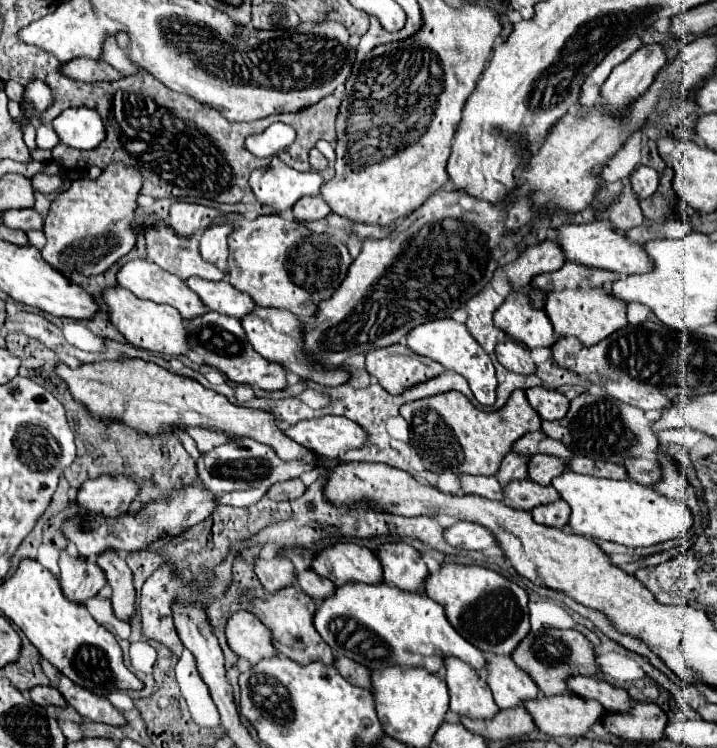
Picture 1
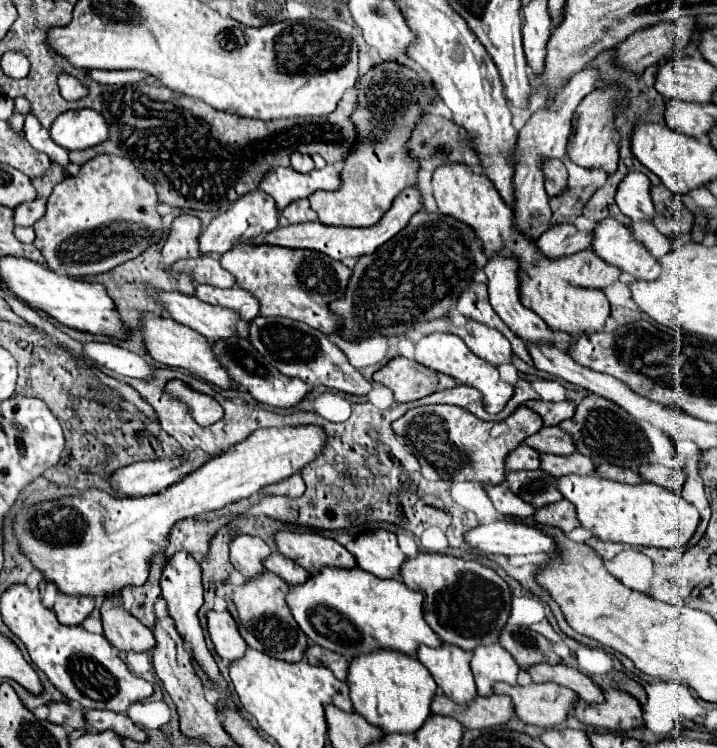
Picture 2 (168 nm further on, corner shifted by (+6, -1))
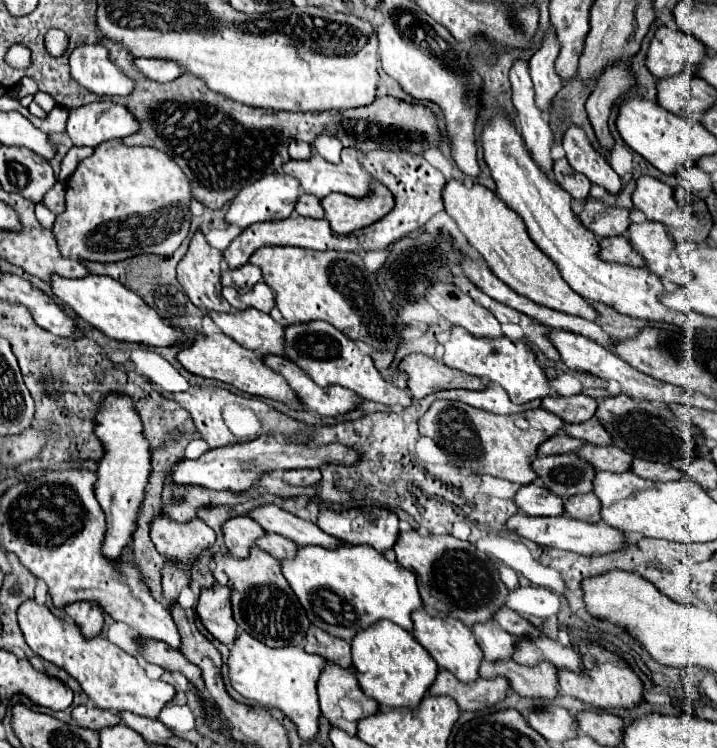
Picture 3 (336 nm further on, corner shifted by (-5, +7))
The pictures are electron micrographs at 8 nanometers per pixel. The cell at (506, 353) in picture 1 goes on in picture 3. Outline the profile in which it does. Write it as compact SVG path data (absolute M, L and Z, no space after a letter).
M431 282L427 286L425 300L453 326L469 330L473 336L499 338L503 336L501 324L483 306L475 304L467 294L463 294L451 282Z

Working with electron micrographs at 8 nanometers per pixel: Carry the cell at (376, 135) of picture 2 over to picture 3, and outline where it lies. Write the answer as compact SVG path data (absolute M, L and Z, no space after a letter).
M377 182L387 196L371 196L371 200L355 200L353 196L329 194L321 200L325 208L325 218L335 234L351 234L359 228L367 228L387 216L393 210L395 198L393 194Z

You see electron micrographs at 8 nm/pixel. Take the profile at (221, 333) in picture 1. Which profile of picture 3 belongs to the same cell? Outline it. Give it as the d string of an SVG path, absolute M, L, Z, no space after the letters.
M265 356L265 364L275 368L275 372L283 374L283 378L299 392L299 400L311 412L319 412L321 416L341 416L361 406L363 398L357 392L347 388L317 386L295 362L289 362L281 356Z

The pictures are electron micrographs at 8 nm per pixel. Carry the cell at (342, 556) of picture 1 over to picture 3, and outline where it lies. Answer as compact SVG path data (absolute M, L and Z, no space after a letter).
M275 504L257 506L247 516L253 518L265 532L281 534L281 536L293 540L297 546L315 544L315 546L323 546L323 548L333 548L333 546L341 544L337 540L331 540L331 536L323 534L317 524L311 524L309 520L301 520L295 514L289 514Z

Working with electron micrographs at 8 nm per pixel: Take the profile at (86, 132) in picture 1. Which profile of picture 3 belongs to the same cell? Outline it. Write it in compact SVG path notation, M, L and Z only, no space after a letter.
M99 100L69 112L67 134L75 146L97 148L101 142L125 138L139 130L137 118L123 104Z

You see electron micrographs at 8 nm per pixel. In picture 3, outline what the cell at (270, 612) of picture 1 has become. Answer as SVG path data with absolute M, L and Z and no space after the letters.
M251 546L247 558L235 558L229 554L213 554L215 570L213 576L219 584L231 588L231 608L233 618L241 630L255 636L267 646L303 646L303 636L311 626L303 606L291 592L285 576L281 574L279 562L257 546Z

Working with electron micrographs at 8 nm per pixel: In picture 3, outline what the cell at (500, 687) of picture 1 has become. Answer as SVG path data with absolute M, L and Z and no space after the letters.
M491 619L483 624L473 626L475 640L483 650L483 656L491 662L495 660L509 660L515 648L515 638L507 634L495 620Z

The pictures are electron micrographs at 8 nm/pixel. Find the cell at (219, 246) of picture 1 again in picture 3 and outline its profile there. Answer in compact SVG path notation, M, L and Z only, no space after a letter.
M269 174L263 176L261 180L249 184L243 188L243 192L237 194L237 198L231 202L231 208L227 212L227 222L237 224L241 228L247 228L255 222L265 222L265 220L283 220L289 218L291 212L295 210L295 204L299 200L299 180L287 174Z

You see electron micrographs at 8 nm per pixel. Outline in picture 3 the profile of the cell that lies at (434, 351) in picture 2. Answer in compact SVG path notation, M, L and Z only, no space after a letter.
M455 326L451 330L451 338L445 344L445 354L443 354L443 362L449 368L461 370L465 374L477 376L477 378L485 378L489 382L495 382L499 386L503 386L511 398L511 402L515 404L525 404L529 400L535 398L547 398L547 396L555 396L557 392L549 386L549 380L543 372L543 368L537 364L537 356L531 350L531 346L525 340L509 340L505 336L501 338L477 338L471 332L467 332L465 328Z

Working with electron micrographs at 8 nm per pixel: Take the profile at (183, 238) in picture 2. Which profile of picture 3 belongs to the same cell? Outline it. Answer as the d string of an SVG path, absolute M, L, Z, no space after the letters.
M197 232L193 236L185 258L179 262L177 280L183 286L189 300L199 310L203 310L205 314L209 314L209 312L233 312L231 304L227 304L227 300L223 300L223 296L221 296L221 252L211 248L201 232Z

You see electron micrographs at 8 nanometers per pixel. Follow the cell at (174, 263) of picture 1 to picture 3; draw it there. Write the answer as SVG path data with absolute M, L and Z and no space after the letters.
M245 264L243 268L237 268L235 272L227 270L221 274L221 284L231 288L245 288L251 290L261 280L261 270L253 264Z

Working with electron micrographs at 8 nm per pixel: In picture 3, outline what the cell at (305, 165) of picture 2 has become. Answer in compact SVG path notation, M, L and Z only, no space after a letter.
M291 142L289 156L291 158L307 158L311 154L311 146L307 142Z

